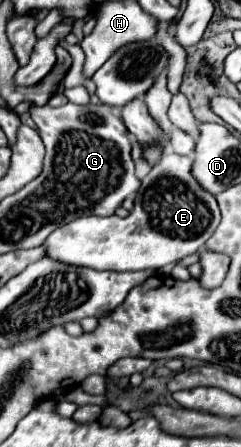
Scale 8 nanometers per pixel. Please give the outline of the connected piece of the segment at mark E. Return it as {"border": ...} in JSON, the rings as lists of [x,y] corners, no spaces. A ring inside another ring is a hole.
{"border":[[[165,152],[161,160],[151,168],[151,172],[141,180],[137,190],[133,210],[127,218],[119,216],[81,216],[67,226],[51,232],[47,238],[47,256],[59,262],[69,262],[75,266],[87,266],[95,270],[159,270],[167,264],[173,264],[181,258],[197,254],[205,242],[213,236],[215,228],[221,222],[221,212],[215,202],[215,196],[201,188],[195,180],[193,172],[193,158],[191,156],[177,156]]]}

